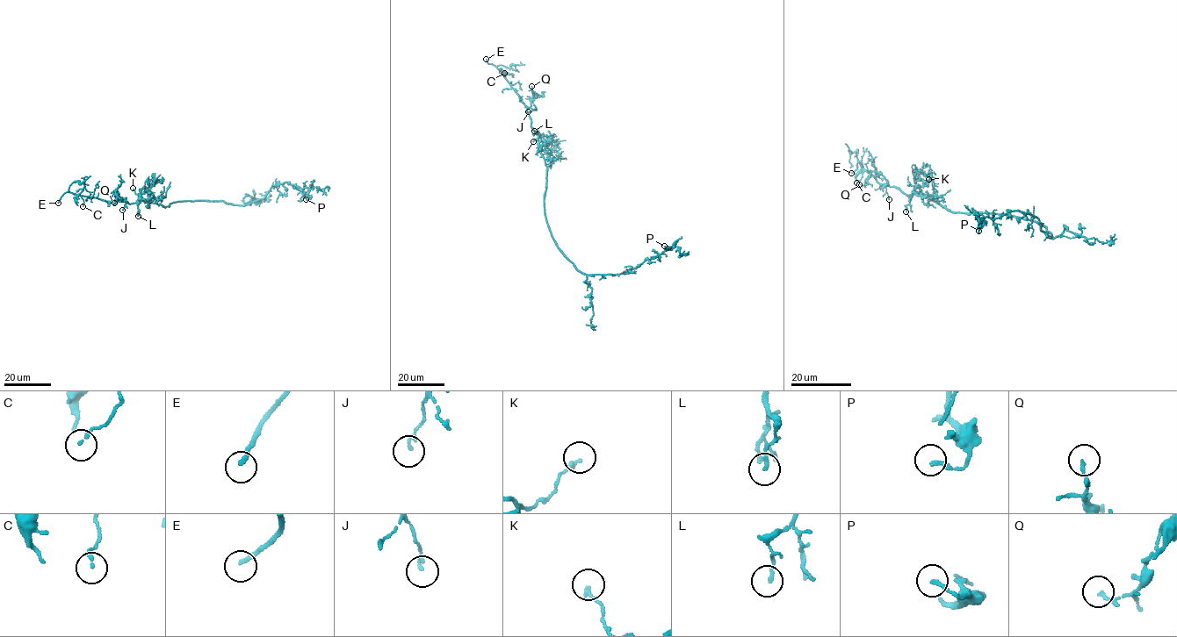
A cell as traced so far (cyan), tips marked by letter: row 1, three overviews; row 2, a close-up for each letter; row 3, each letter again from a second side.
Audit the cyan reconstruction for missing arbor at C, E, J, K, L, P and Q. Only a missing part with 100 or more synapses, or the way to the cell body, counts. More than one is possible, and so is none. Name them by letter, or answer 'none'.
E

